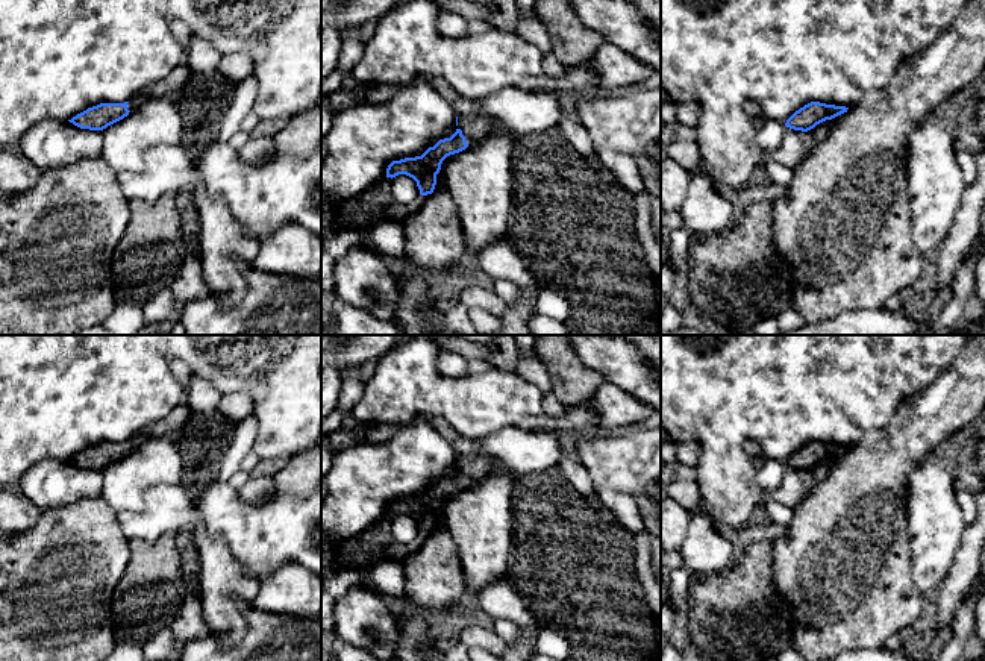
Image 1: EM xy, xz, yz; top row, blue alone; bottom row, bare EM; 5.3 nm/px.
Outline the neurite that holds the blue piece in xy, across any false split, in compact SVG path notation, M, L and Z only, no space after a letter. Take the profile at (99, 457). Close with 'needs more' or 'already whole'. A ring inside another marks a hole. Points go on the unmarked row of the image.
M141 431L130 441L100 443L97 446L88 447L86 450L77 453L68 461L80 468L103 470L108 465L127 456L133 447L139 446L149 438L150 435Z; needs more

